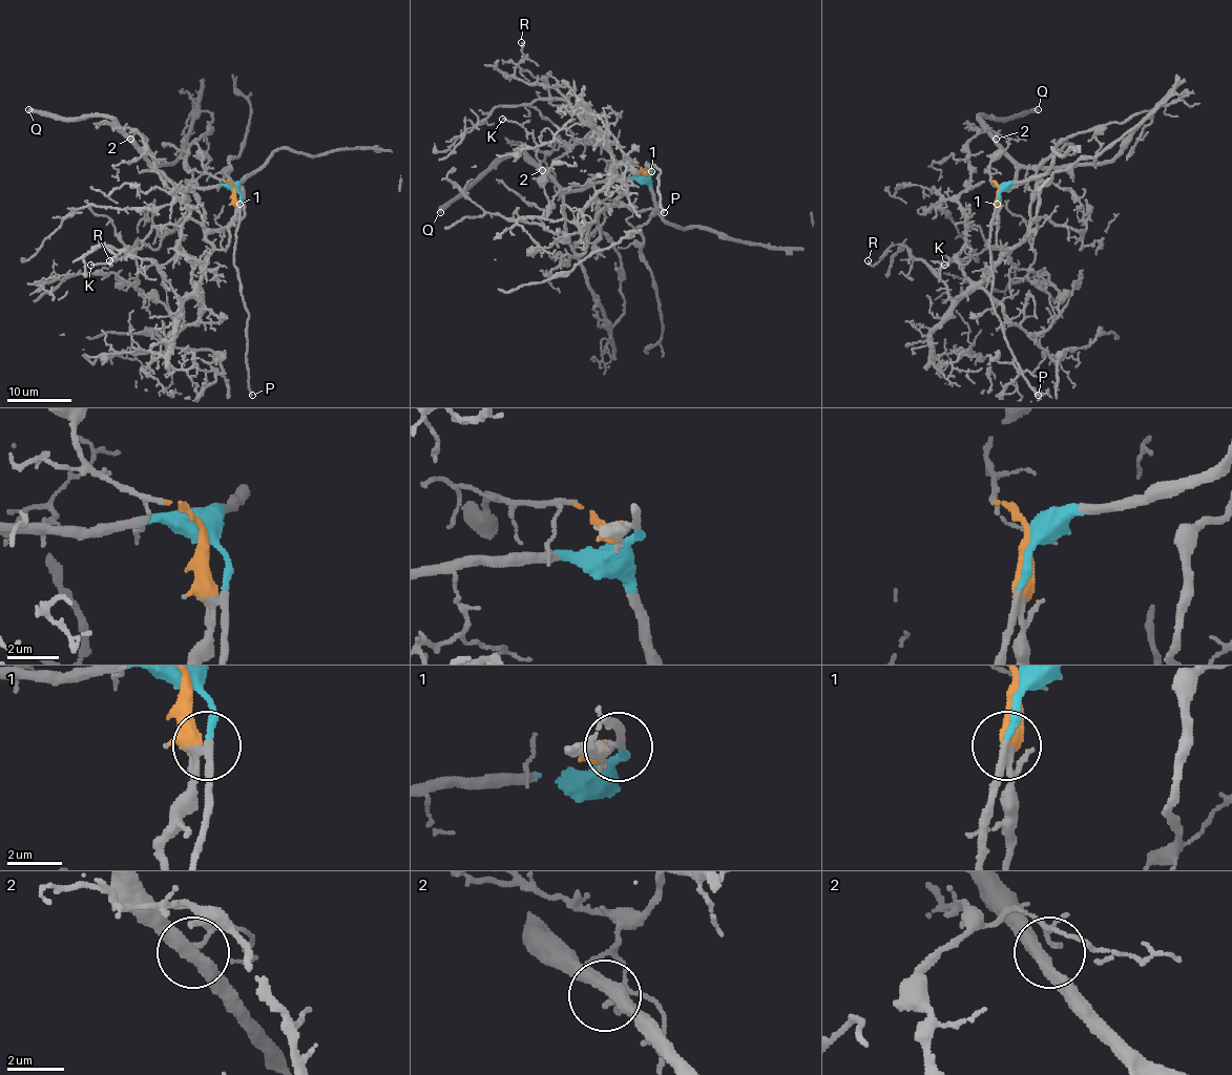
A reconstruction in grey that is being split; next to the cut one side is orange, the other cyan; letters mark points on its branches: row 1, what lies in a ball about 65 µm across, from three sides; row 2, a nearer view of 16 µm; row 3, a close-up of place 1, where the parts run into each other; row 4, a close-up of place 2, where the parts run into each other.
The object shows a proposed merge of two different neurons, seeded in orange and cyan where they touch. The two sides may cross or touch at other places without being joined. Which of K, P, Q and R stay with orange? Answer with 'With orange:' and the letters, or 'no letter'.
With orange: K, R

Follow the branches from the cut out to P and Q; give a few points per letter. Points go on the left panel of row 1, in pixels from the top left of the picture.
P: (234, 189), (239, 193), (234, 267), (249, 315), (246, 365), (247, 388), (252, 395)
Q: (234, 189), (231, 186), (186, 187), (163, 175), (107, 118), (48, 118), (27, 109)

